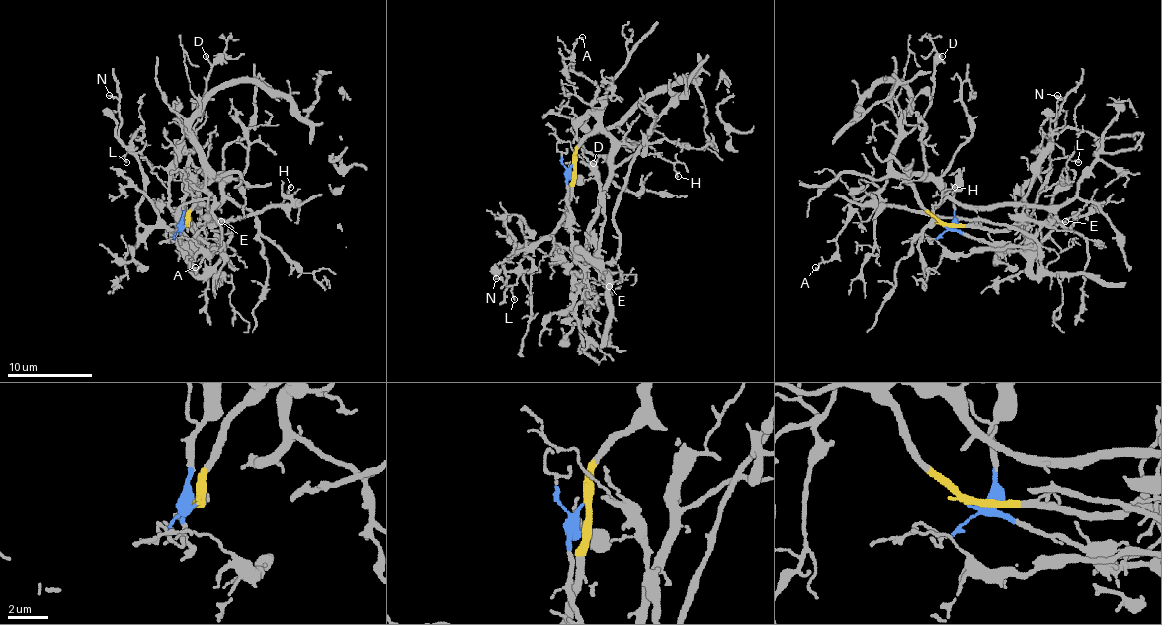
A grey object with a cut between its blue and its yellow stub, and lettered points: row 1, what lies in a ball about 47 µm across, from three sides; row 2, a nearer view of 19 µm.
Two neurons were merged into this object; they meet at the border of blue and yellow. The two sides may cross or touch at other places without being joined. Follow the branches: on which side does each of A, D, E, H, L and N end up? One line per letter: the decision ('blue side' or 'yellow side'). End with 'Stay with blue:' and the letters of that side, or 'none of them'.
A: yellow side
D: yellow side
E: blue side
H: yellow side
L: yellow side
N: yellow side
Stay with blue: E

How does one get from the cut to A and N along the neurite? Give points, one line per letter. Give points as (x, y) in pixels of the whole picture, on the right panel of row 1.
A: (943, 226), (908, 184), (891, 175), (880, 188), (853, 200), (849, 209), (849, 222), (834, 254), (815, 267)
N: (943, 226), (998, 230), (1021, 228), (1028, 222), (1050, 160), (1050, 137), (1063, 101), (1057, 95)

